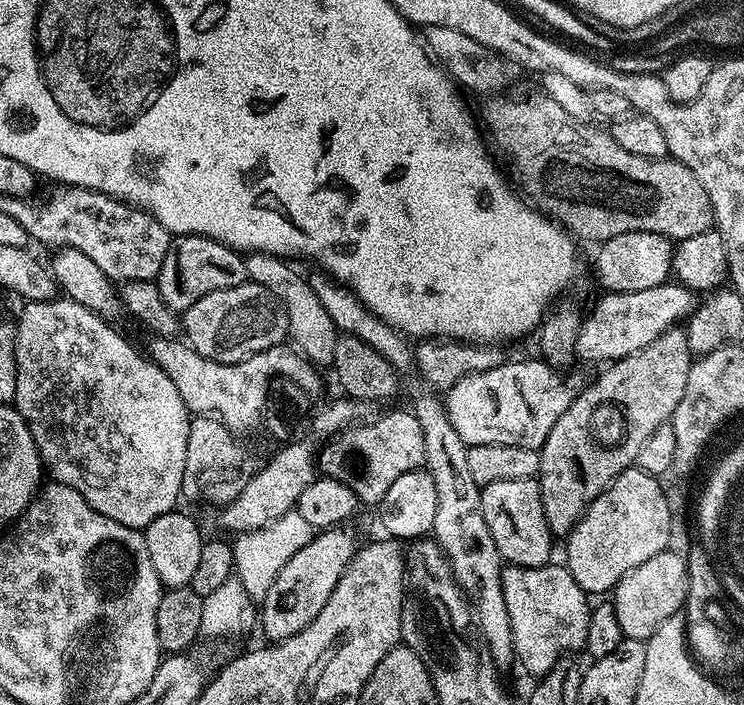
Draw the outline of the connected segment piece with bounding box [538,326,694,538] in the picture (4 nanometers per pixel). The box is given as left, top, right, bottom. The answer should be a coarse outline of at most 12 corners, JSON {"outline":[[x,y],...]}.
{"outline":[[677,326],[577,391],[538,449],[567,537],[669,423],[694,354]]}

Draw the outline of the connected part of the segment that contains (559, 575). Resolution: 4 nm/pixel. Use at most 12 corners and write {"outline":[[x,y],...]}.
{"outline":[[505,563],[512,650],[532,678],[625,637],[567,567]]}

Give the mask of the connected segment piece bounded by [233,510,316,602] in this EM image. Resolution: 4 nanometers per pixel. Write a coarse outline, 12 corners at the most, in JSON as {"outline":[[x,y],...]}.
{"outline":[[293,510],[233,543],[235,575],[263,601],[316,529]]}

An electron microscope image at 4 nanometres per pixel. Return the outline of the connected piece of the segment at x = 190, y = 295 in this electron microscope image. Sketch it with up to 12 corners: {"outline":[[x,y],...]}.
{"outline":[[176,236],[155,282],[183,314],[248,280],[244,256],[205,236]]}

